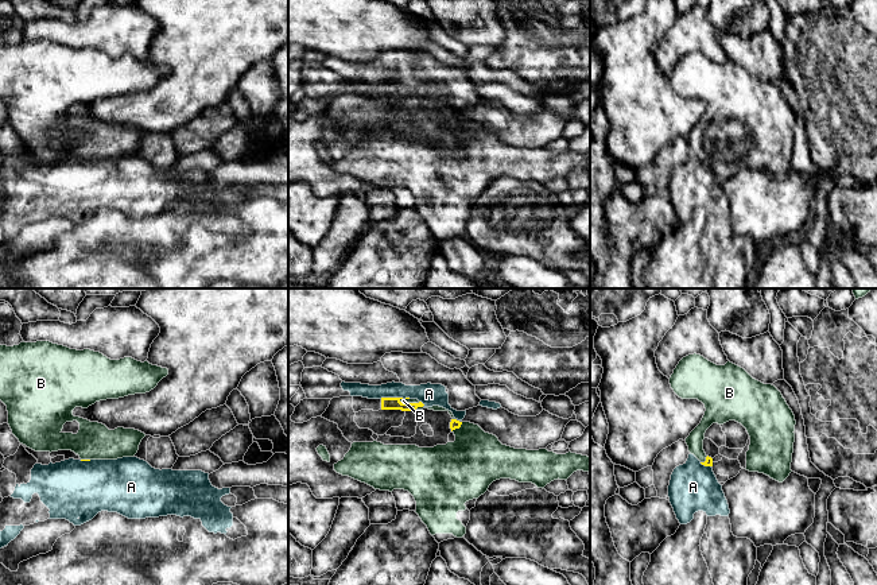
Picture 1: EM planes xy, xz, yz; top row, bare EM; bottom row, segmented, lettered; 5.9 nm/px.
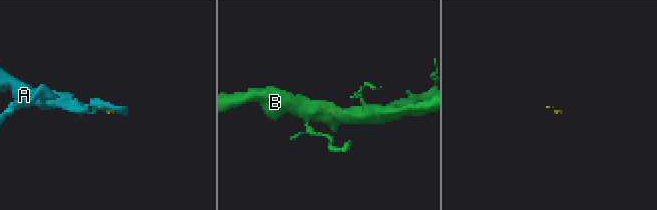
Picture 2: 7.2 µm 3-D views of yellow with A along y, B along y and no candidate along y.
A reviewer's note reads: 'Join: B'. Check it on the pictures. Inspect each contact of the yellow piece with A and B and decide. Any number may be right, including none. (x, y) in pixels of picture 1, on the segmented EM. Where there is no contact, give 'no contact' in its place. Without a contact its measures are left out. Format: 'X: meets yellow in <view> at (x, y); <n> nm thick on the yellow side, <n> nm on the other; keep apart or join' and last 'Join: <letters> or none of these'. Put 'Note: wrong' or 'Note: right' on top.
Note: right
A: meets yellow in xz at (395, 398); 80 nm thick on the yellow side, 130 nm on the other; keep apart
B: meets yellow in xz at (419, 406); 80 nm thick on the yellow side, 30 nm on the other; join
Join: B

